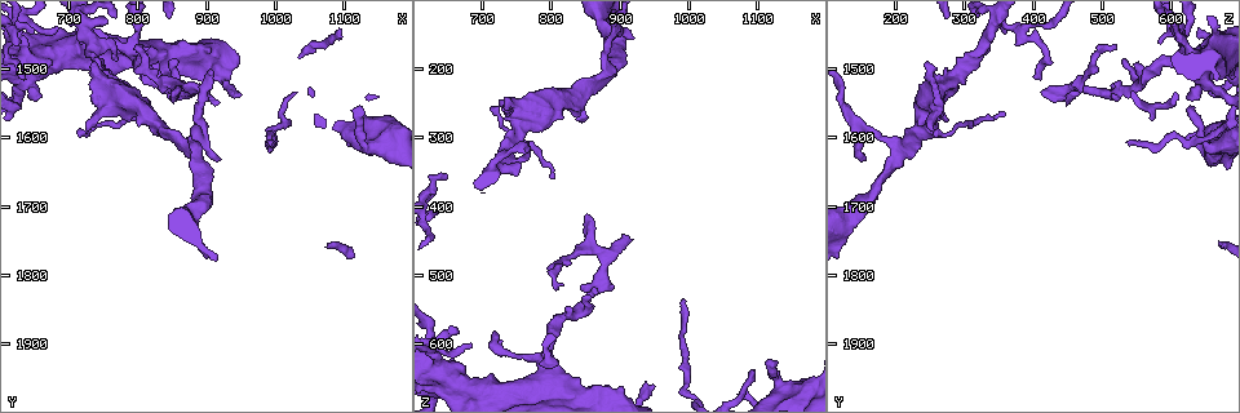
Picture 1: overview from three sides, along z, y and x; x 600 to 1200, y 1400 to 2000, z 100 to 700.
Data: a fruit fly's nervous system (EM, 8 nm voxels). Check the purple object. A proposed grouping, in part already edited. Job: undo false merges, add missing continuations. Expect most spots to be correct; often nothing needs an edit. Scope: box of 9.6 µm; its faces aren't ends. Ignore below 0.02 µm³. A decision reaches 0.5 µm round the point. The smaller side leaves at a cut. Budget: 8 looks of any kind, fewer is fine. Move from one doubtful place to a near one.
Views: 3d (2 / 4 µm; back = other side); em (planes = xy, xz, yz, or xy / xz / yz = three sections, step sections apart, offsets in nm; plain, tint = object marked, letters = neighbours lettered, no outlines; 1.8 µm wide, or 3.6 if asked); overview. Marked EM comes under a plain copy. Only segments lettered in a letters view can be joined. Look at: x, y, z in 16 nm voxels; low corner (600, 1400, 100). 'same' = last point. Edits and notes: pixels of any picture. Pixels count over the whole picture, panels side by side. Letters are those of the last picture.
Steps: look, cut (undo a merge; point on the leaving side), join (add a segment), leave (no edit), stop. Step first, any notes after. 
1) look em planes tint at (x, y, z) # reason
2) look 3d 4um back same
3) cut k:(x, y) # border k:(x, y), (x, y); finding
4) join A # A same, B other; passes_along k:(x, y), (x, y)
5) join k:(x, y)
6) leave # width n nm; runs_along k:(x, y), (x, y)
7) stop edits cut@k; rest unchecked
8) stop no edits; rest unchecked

look 3d 4um at (850, 1535, 415) # free end

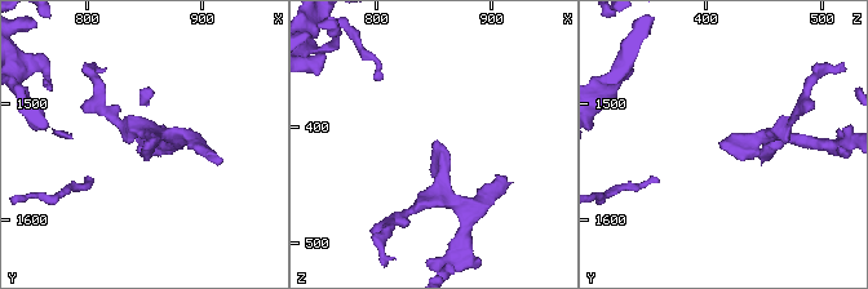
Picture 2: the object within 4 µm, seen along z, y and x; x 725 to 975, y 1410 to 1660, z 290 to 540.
look em planes tint at (850, 1534, 412)

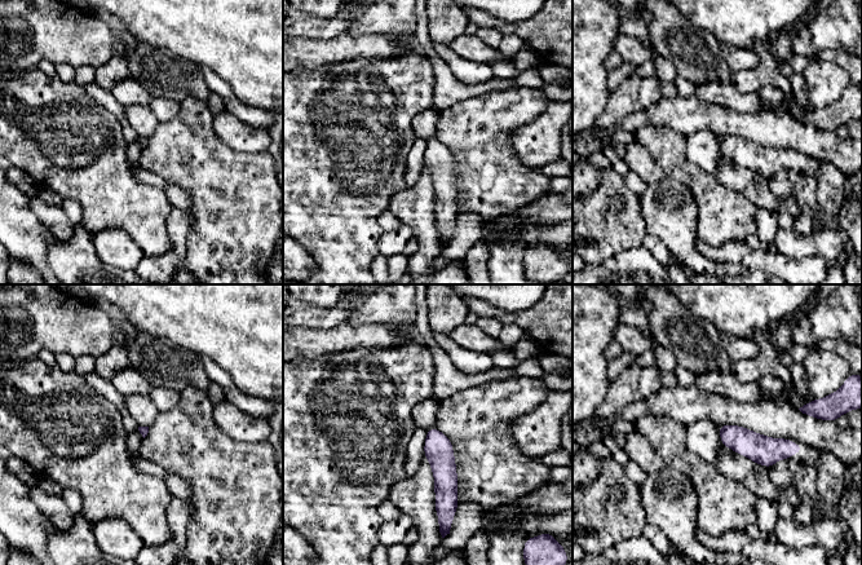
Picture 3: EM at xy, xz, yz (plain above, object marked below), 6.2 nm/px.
look em planes letters same # see the neighbours

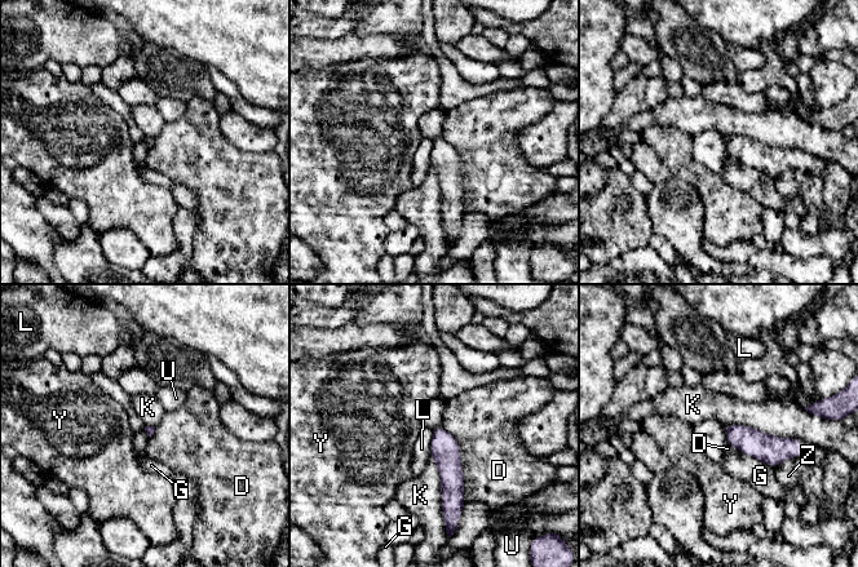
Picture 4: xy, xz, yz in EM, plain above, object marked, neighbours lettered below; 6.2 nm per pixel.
leave # D other, G other, K other, L other, U other, Y other, Z other; border 4:(433, 430), (429, 453); no lettered segment goes on from it

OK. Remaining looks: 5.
look 3d 4um at (770, 1530, 270) # a fork

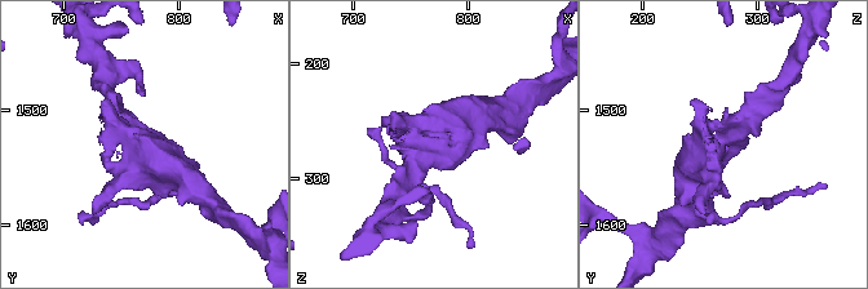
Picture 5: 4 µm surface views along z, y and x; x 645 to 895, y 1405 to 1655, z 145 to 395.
look em yz step 4 letters at (772, 1526, 266)

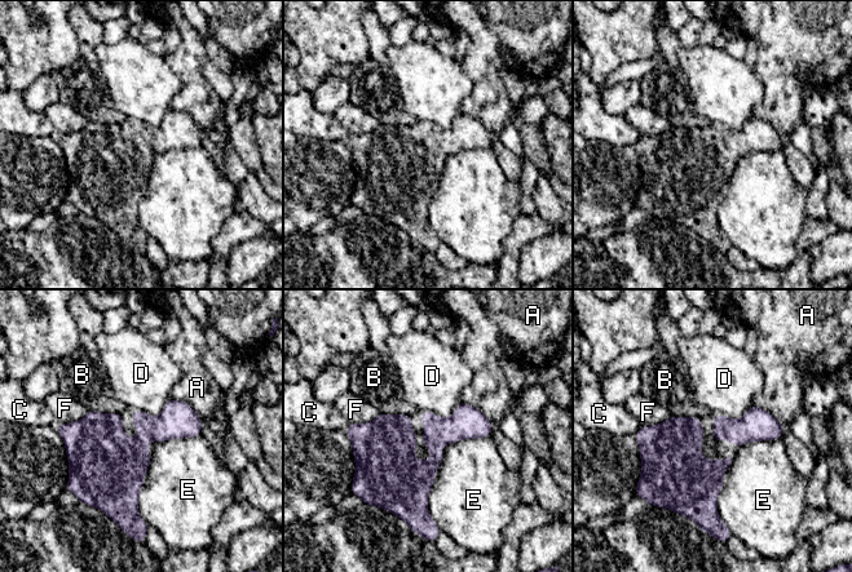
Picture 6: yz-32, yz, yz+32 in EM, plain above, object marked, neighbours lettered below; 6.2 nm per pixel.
leave # width 160 nm; A other, B other, C other, D other, E other, F other; border 6:(201, 434), (157, 440), (154, 443); continuous, no second neuron

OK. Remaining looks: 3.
look em planes tint at (650, 1450, 355) # thin end

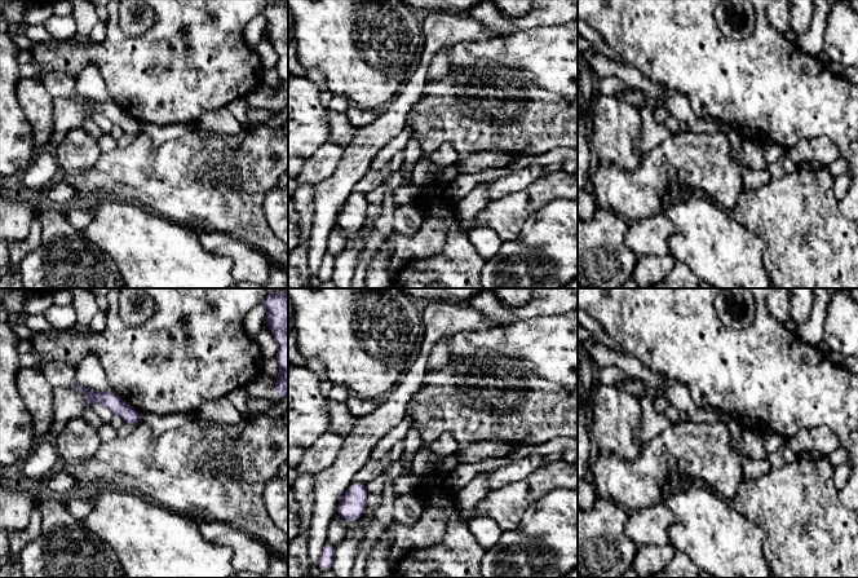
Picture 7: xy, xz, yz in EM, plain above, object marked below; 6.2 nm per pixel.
look em planes letters same # what lies round it

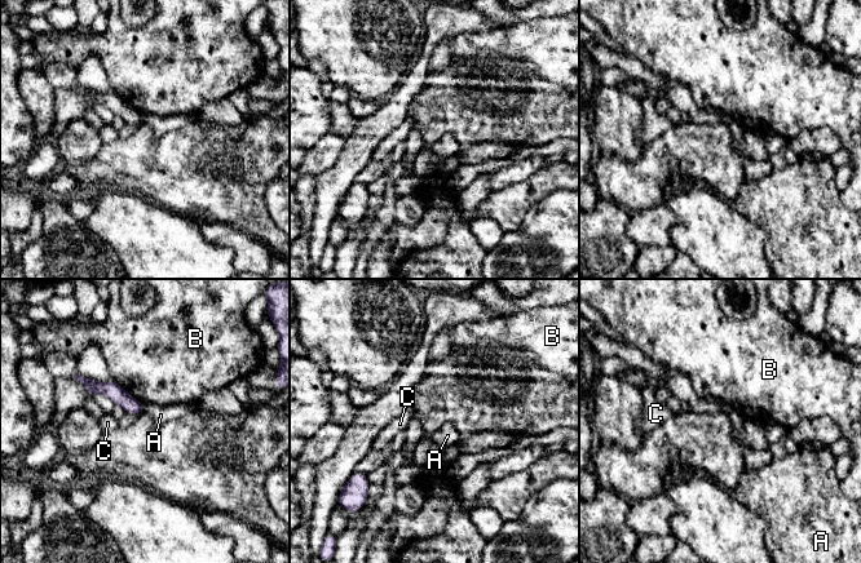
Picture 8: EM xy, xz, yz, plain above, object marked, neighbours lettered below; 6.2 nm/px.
leave # longest_contact B 260 nm; A other, B other, C other; runs_along 8:(84, 380), (113, 389), (140, 409); none of them fits

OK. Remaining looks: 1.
look em planes letters at (1125, 1550, 625) # an open end

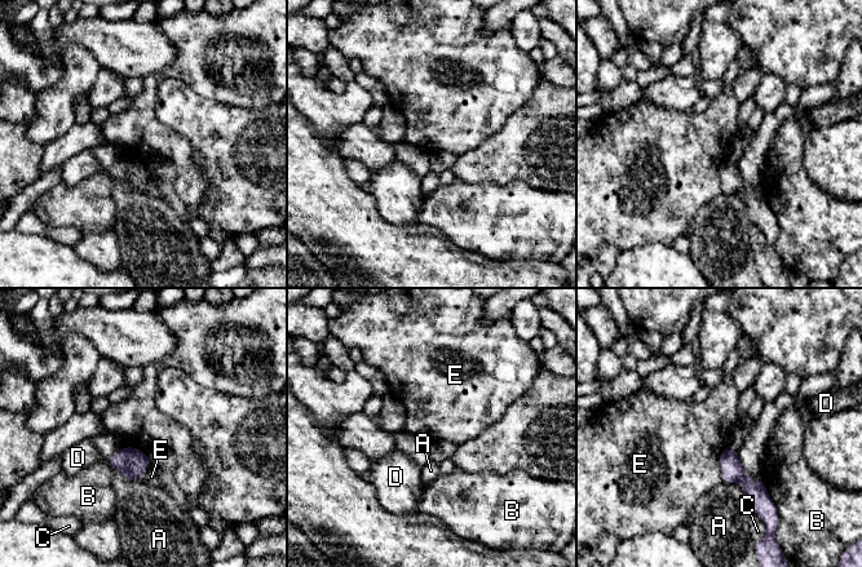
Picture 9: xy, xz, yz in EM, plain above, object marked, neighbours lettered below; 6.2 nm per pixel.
leave # A other, B other, C other, D other, E other; runs_along 9:(725, 451), (730, 466), (765, 496); no lettered segment goes on from it

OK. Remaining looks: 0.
stop no edits; rest unchecked

